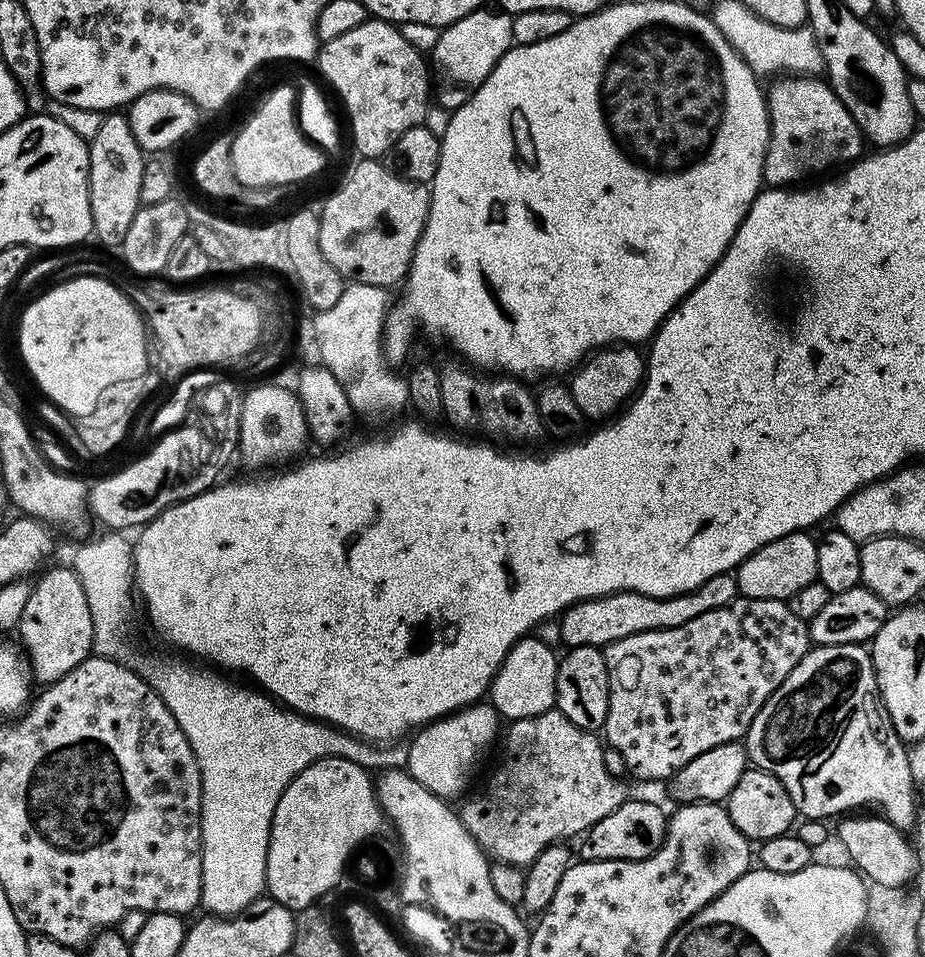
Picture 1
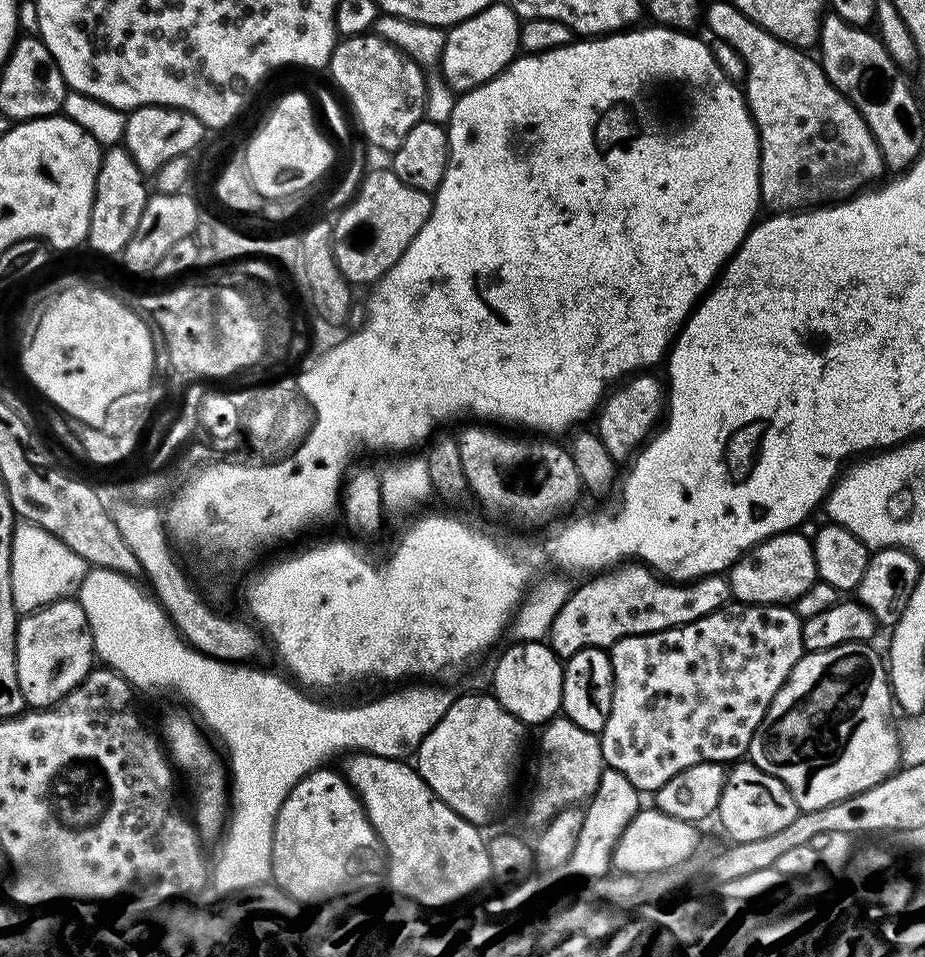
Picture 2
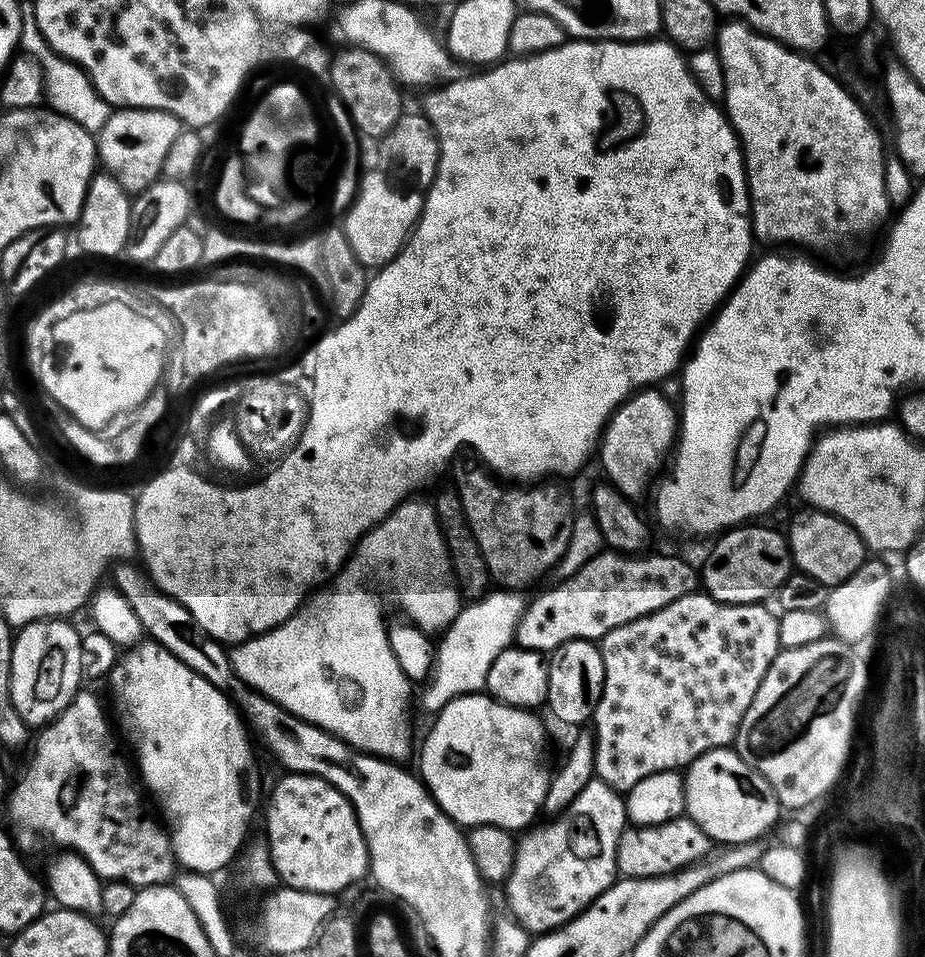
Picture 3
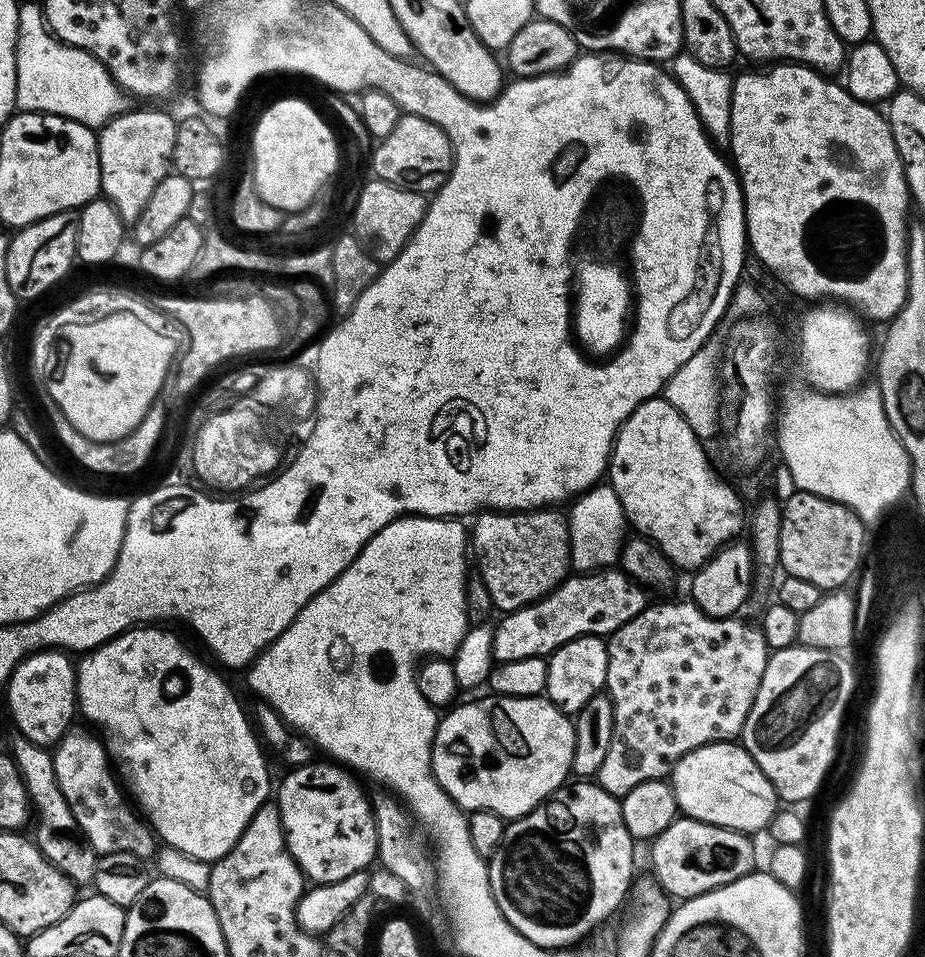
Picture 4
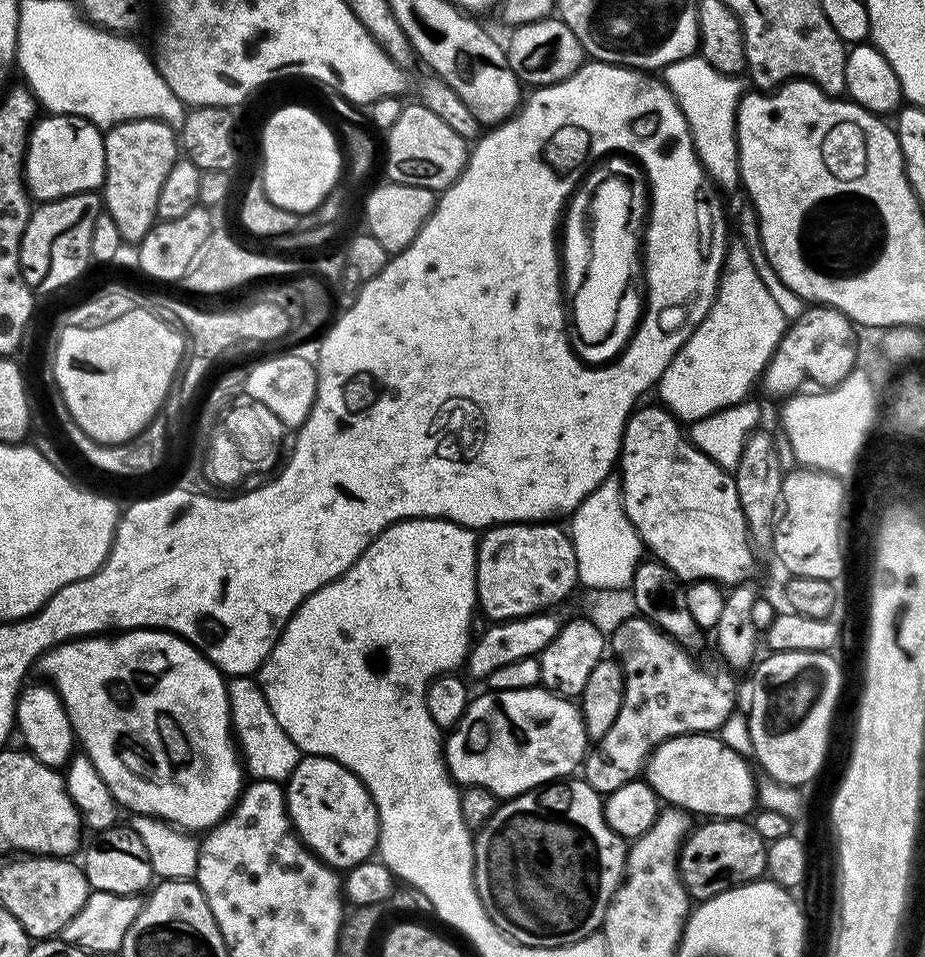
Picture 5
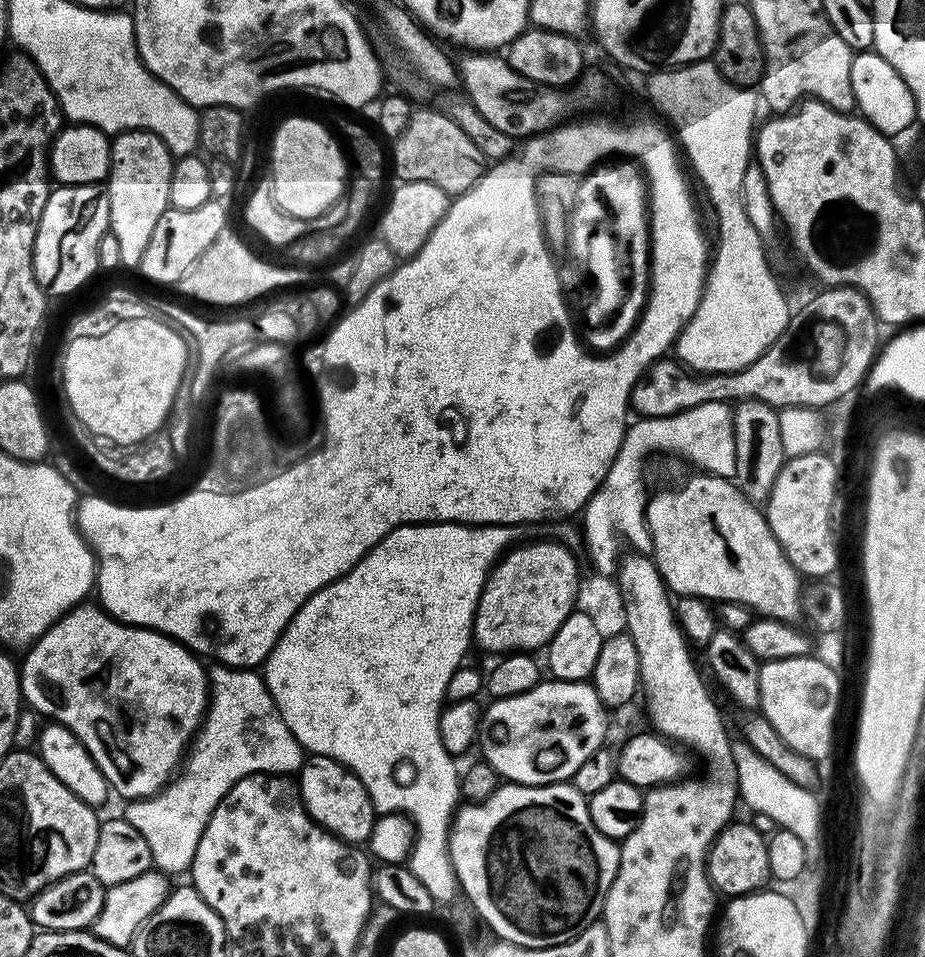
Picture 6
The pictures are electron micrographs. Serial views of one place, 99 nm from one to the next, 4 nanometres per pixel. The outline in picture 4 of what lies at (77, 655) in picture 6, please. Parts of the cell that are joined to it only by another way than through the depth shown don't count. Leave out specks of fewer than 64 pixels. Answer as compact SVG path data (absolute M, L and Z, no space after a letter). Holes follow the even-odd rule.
M133 626L128 631L120 633L114 639L107 640L104 644L100 644L97 648L93 648L92 651L83 653L79 657L80 664L78 660L75 665L78 712L81 717L84 715L90 723L97 724L104 731L102 743L108 750L111 763L114 765L123 787L127 789L131 799L138 805L143 819L150 825L153 833L167 847L178 850L190 858L215 862L220 860L236 844L250 818L269 799L274 784L268 781L268 764L264 761L265 749L262 747L249 717L248 720L244 717L243 706L236 701L235 694L228 689L227 682L214 669L207 668L178 637L171 636L170 633L163 632L160 628L163 627Z

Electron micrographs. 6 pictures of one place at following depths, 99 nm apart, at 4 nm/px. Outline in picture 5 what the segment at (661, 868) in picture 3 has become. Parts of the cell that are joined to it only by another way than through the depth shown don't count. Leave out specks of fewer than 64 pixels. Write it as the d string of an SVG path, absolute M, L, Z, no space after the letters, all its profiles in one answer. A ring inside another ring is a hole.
M709 819L701 828L693 827L685 836L678 848L678 871L684 888L693 901L703 902L711 896L717 896L728 888L737 888L740 884L751 884L753 880L759 880L765 875L766 841L756 833L755 827L743 819L721 820Z

